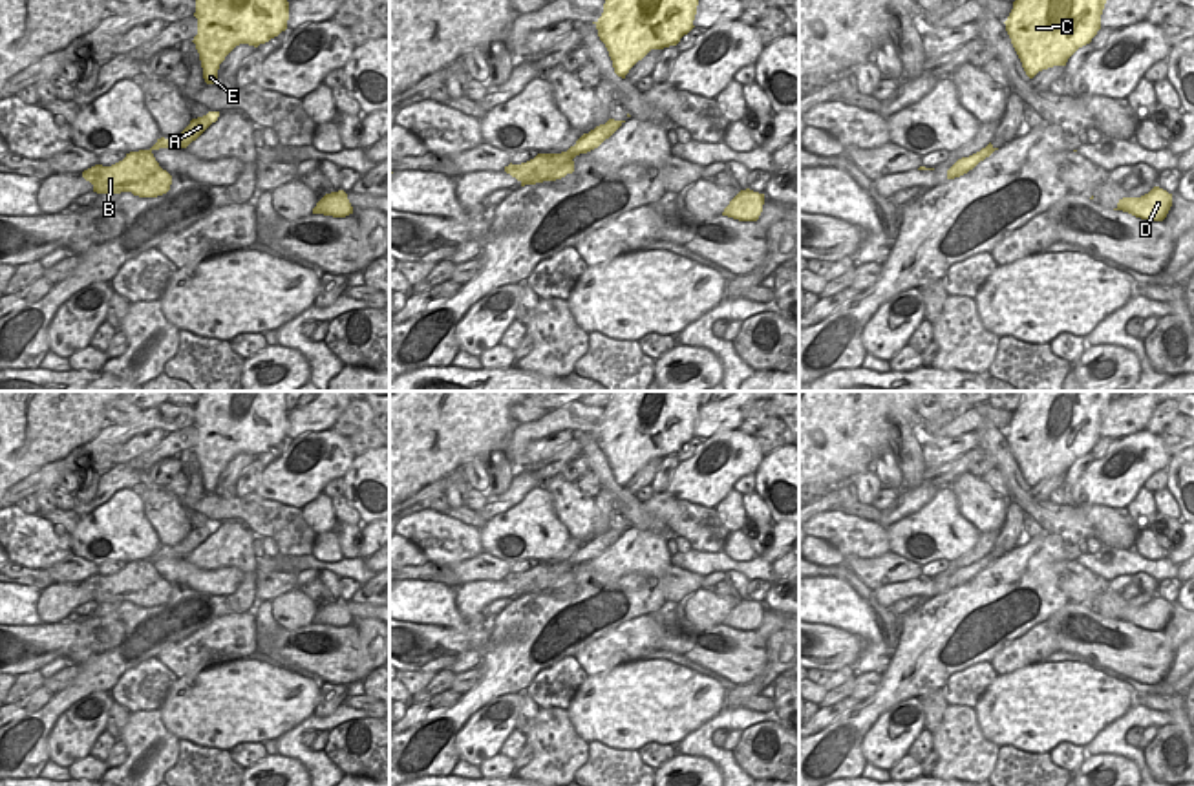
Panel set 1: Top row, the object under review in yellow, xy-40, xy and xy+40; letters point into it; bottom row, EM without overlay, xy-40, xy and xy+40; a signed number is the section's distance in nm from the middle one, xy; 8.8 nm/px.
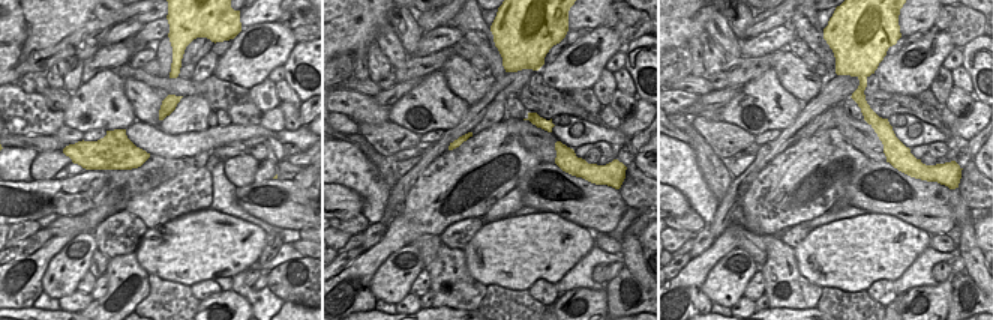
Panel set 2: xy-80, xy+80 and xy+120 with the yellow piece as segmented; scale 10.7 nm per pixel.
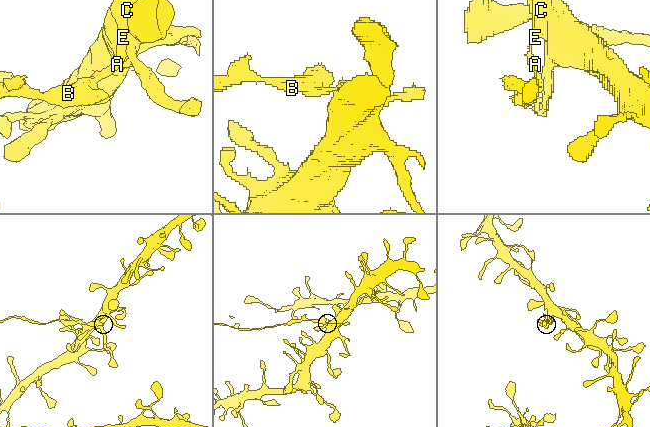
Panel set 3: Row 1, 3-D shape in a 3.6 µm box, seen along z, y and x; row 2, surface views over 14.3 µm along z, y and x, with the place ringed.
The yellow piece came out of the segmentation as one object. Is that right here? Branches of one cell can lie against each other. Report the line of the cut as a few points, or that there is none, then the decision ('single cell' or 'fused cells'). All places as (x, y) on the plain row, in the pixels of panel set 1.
xy (564, 562), (571, 569) | fused cells

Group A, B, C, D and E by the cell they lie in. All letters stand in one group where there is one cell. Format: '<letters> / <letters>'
A C D E / B

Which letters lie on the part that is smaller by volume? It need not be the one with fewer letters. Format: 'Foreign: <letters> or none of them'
Foreign: B

